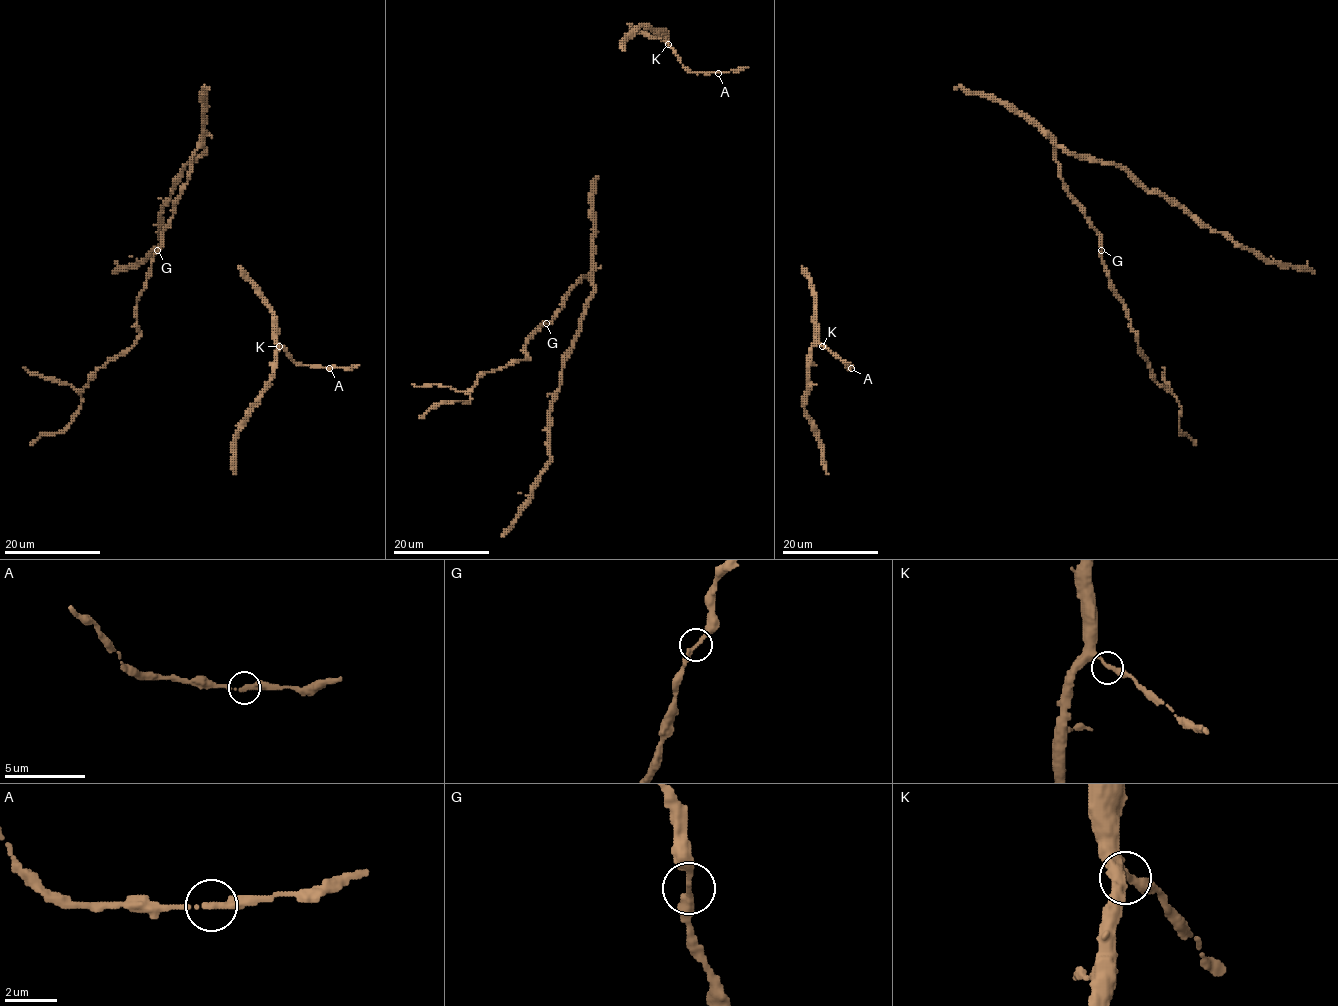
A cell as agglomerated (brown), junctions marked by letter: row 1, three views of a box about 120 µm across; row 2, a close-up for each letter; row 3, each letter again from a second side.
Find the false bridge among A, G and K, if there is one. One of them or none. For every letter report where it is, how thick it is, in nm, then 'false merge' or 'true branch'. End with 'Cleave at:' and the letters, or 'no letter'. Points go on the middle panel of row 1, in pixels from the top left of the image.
A: (718, 73) | 260 nm | true branch
G: (546, 323) | 260 nm | true branch
K: (668, 44) | 240 nm | true branch
Cleave at: no letter

